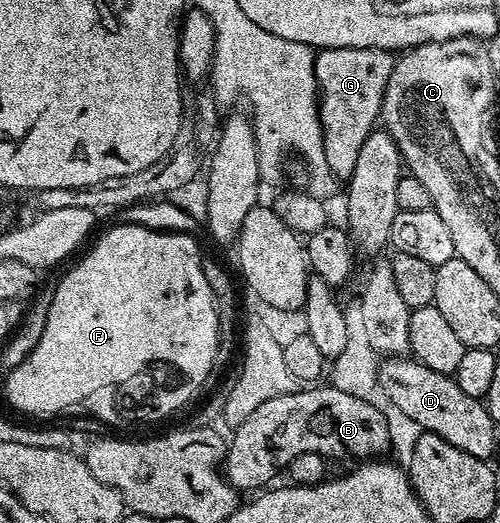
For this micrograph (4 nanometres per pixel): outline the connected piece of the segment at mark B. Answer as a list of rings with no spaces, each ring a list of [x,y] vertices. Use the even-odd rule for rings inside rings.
[[[311,385],[307,391],[298,392],[298,393],[289,393],[288,396],[278,396],[273,397],[272,400],[264,402],[264,404],[260,405],[258,409],[246,421],[242,424],[235,426],[233,428],[232,433],[234,436],[229,436],[228,446],[226,449],[226,457],[224,460],[224,474],[226,476],[226,480],[228,480],[233,487],[239,491],[239,493],[246,493],[246,490],[249,487],[258,487],[254,489],[262,489],[267,486],[266,483],[270,478],[273,477],[274,474],[277,473],[278,470],[289,468],[290,462],[296,457],[300,457],[300,453],[316,453],[317,455],[323,457],[331,457],[330,455],[351,455],[354,458],[354,461],[370,461],[375,457],[382,457],[384,453],[387,454],[391,450],[391,445],[389,441],[389,431],[388,425],[385,423],[384,414],[381,413],[380,409],[376,409],[375,405],[370,405],[367,401],[362,401],[359,397],[352,397],[349,393],[341,392],[340,389],[331,386],[325,385]]]

